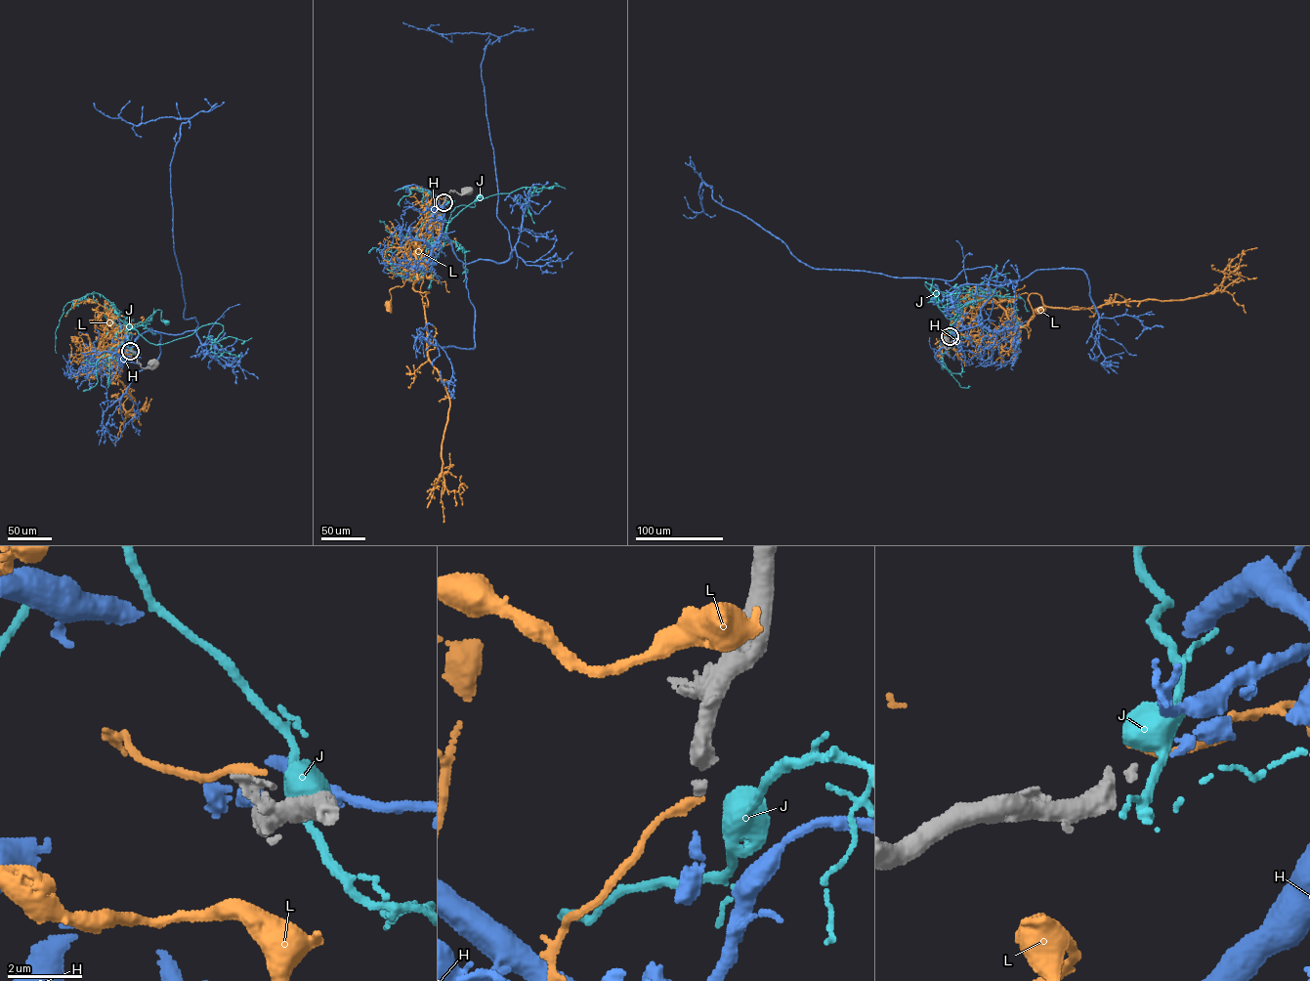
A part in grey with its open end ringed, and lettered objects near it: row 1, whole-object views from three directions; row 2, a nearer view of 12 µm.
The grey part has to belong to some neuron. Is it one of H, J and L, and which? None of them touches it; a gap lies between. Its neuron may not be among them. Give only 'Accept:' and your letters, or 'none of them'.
Accept: H

